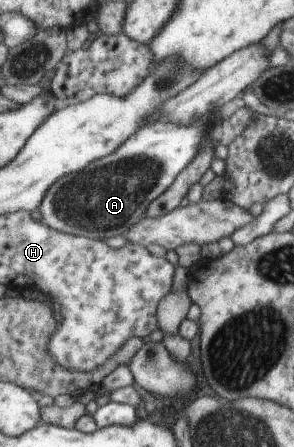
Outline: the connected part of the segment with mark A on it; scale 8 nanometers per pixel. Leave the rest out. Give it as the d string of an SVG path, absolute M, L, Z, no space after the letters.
M215 108L191 124L173 124L164 119L147 123L115 152L89 164L83 171L57 180L39 208L41 220L57 232L93 240L124 236L144 216L147 204L163 195L176 176L193 162L205 140L218 133L223 120L219 108Z

